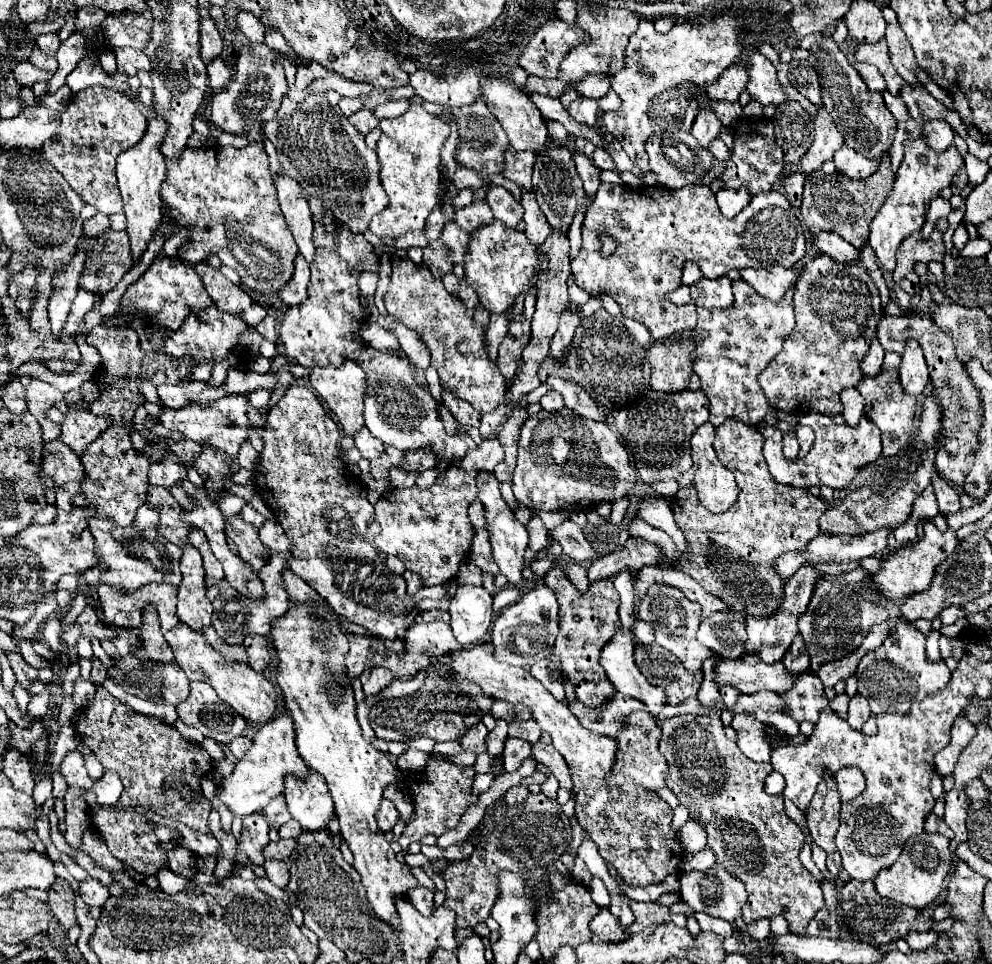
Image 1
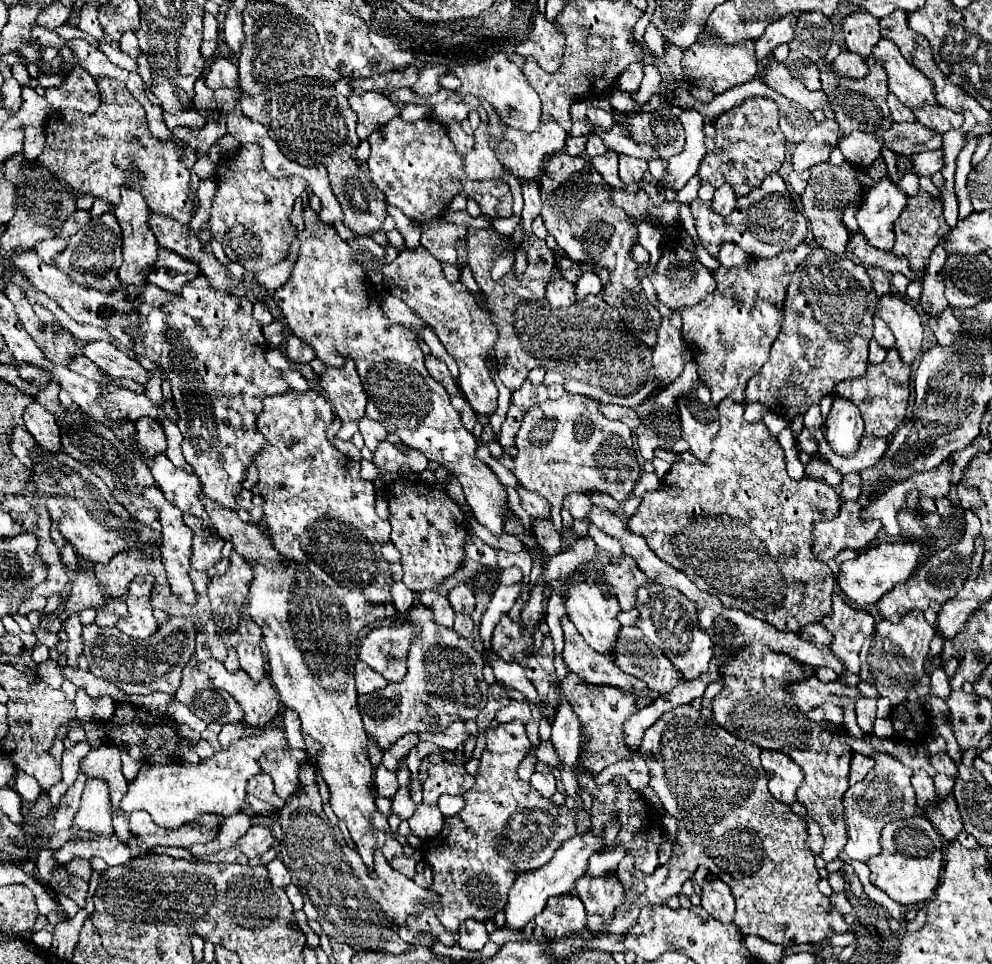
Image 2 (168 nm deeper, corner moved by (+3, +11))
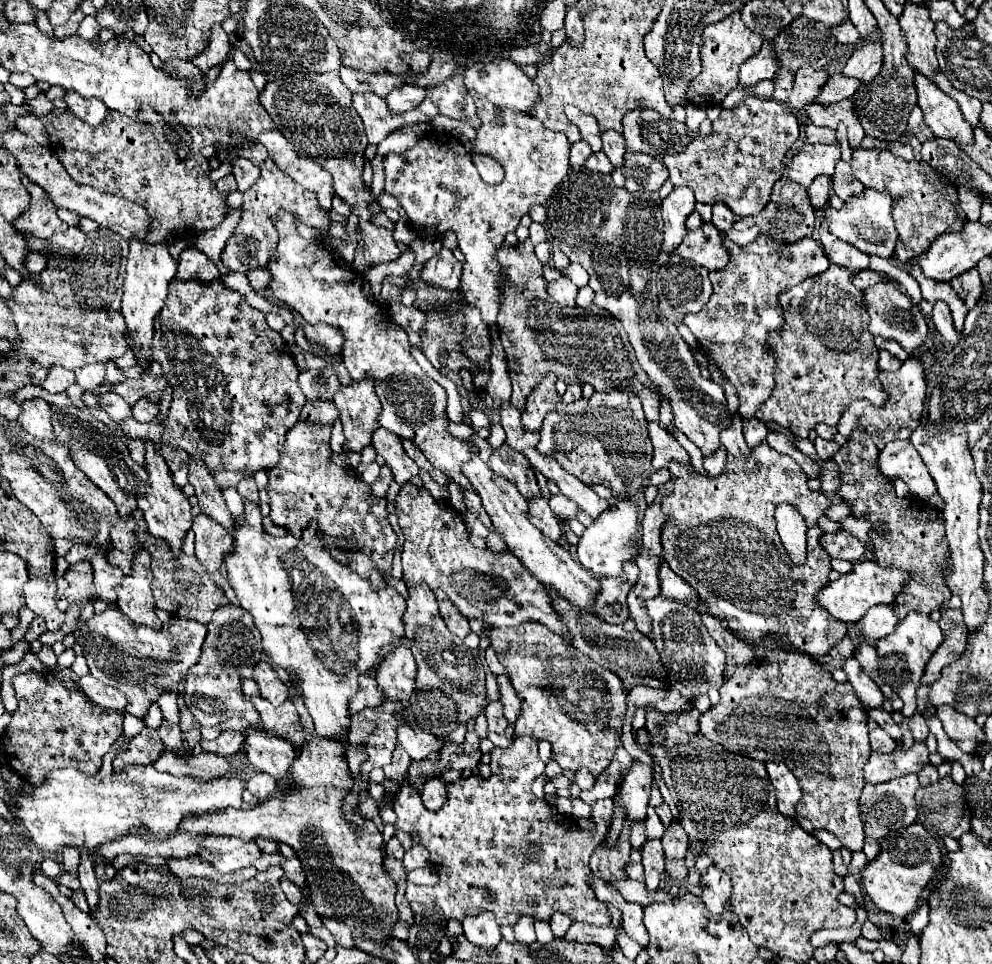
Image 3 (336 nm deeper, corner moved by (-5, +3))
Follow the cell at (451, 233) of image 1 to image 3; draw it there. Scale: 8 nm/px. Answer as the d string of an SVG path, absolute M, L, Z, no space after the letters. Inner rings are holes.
M530 239L520 241L514 247L500 247L498 249L498 261L502 265L502 271L506 273L504 281L504 303L498 313L498 333L500 341L506 351L506 363L508 363L508 373L512 379L512 401L510 405L516 409L524 409L524 401L530 395L530 391L540 383L540 379L546 373L556 373L558 379L570 383L590 383L594 385L596 391L608 391L608 389L620 389L620 391L630 391L634 395L640 395L640 401L644 405L648 421L656 423L660 421L658 413L658 399L656 391L650 391L646 387L646 377L638 367L638 361L632 353L632 345L624 333L624 327L620 321L616 321L608 311L588 305L586 309L580 307L560 307L552 301L552 297L546 291L544 279L542 279L542 263L534 255L534 243Z

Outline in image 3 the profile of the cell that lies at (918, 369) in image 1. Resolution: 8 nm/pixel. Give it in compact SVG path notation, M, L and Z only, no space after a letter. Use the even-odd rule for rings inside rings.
M884 281L880 285L874 285L872 289L864 289L864 305L868 309L868 329L870 333L876 337L884 337L884 339L894 339L898 341L910 355L914 355L926 341L928 337L928 325L924 315L920 313L920 309L910 301L910 297L906 297L894 281Z

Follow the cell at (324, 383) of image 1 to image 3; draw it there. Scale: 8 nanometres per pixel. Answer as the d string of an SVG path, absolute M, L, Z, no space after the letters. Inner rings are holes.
M372 379L354 381L342 387L334 397L334 405L340 411L346 449L360 453L370 445L372 433L378 429L378 415L382 411L380 399L372 389Z

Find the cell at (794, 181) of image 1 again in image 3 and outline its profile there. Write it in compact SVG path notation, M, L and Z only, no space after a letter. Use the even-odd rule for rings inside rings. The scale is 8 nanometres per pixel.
M816 177L812 181L812 185L808 187L808 193L810 193L810 199L812 199L812 205L822 209L828 205L828 199L830 199L830 187L832 187L832 177Z

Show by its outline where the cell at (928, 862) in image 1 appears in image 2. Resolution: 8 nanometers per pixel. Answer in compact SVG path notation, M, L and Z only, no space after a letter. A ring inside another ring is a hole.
M920 815L894 821L882 829L882 853L866 861L872 875L870 881L888 893L896 903L916 905L934 897L934 889L942 871L942 837L938 829Z

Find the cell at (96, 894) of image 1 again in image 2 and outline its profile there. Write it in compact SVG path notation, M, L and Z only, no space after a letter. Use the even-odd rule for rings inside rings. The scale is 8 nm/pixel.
M72 859L66 867L68 867L68 873L70 875L76 875L76 877L80 877L84 881L90 881L90 877L94 873L90 861L86 861L86 859Z

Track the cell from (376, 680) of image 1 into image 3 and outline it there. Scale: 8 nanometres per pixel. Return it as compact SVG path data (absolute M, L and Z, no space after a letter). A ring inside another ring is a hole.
M360 675L360 689L354 693L350 701L350 713L360 713L366 707L382 705L384 693L378 689L376 679L370 675Z

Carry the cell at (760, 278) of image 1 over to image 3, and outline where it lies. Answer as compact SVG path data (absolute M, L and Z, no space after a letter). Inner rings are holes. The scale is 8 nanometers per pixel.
M704 223L702 227L690 231L676 253L706 267L708 271L718 271L728 265L728 253L724 245L720 245L720 233L712 223Z

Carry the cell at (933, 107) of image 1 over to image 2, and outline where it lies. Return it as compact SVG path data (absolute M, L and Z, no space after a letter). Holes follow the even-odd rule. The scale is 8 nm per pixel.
M920 105L920 109L912 109L918 123L926 125L928 129L934 129L938 133L958 129L958 125L964 125L964 117L960 113L948 111L940 105Z

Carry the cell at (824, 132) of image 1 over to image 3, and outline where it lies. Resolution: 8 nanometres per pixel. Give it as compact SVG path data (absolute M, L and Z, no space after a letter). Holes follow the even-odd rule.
M832 143L832 145L804 145L788 163L786 163L786 171L784 171L784 177L790 179L790 181L796 181L804 187L808 187L814 177L818 175L832 175L834 173L834 165L840 161L840 147L838 143Z

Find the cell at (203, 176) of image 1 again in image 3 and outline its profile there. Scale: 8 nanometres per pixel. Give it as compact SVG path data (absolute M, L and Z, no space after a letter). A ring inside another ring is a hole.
M266 159L266 163L260 169L260 179L248 189L244 191L244 215L236 227L234 237L230 237L230 241L226 243L224 251L222 251L222 263L230 269L230 271L240 271L244 273L246 269L252 267L266 267L270 261L270 253L276 247L276 229L272 223L272 217L280 211L286 211L299 216L302 222L310 227L318 230L328 231L329 225L333 224L328 213L318 205L316 193L304 189L302 185L298 185L296 181L292 181L292 177L284 175L272 159Z

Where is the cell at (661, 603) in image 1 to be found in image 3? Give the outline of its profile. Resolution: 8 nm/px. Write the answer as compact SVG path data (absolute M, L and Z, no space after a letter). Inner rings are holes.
M662 595L648 599L646 605L654 627L652 641L660 653L670 685L678 689L680 695L684 697L700 697L706 695L710 687L720 687L724 683L726 655L716 645L716 641L708 635L708 631L702 627L696 609L690 609L688 605L680 605Z

